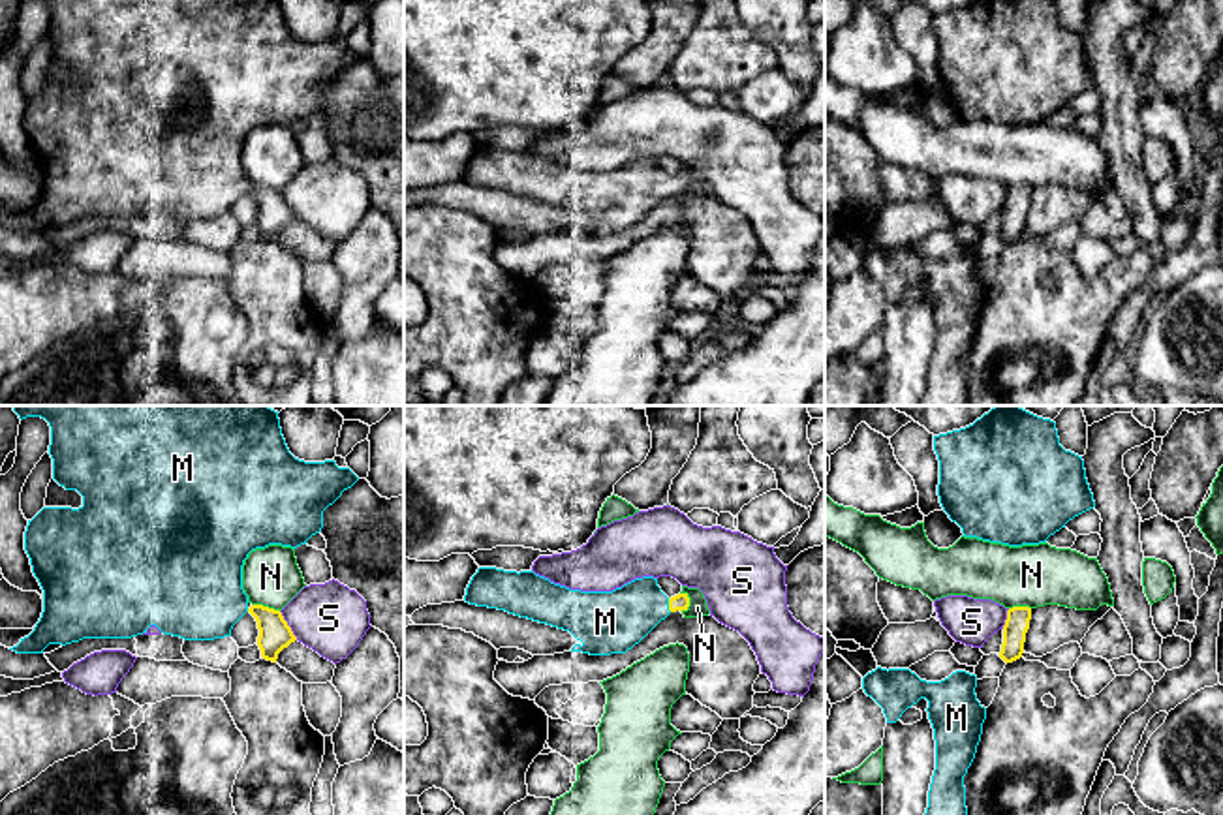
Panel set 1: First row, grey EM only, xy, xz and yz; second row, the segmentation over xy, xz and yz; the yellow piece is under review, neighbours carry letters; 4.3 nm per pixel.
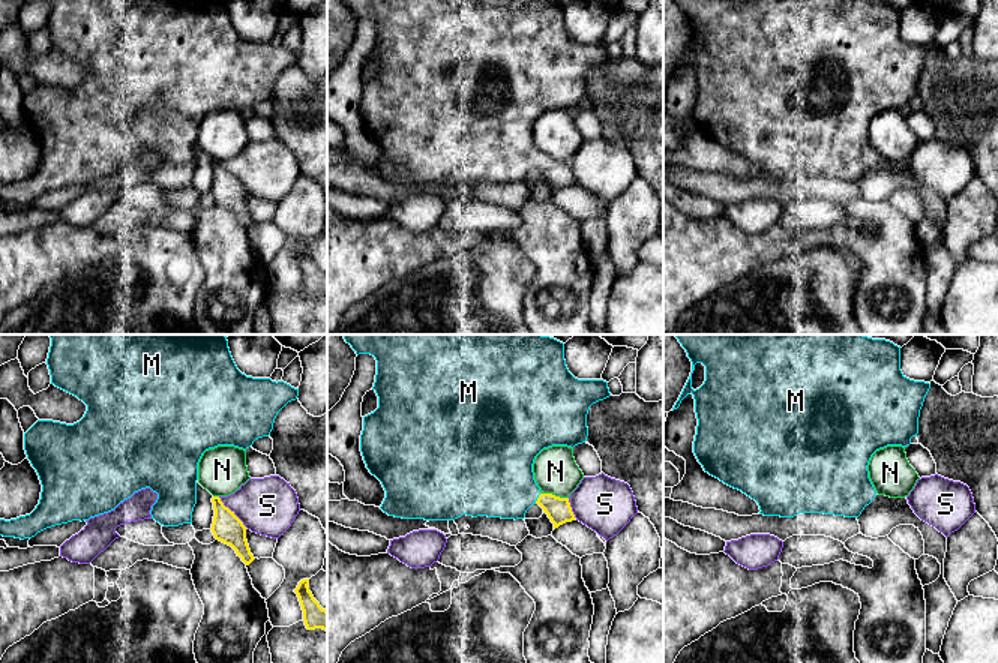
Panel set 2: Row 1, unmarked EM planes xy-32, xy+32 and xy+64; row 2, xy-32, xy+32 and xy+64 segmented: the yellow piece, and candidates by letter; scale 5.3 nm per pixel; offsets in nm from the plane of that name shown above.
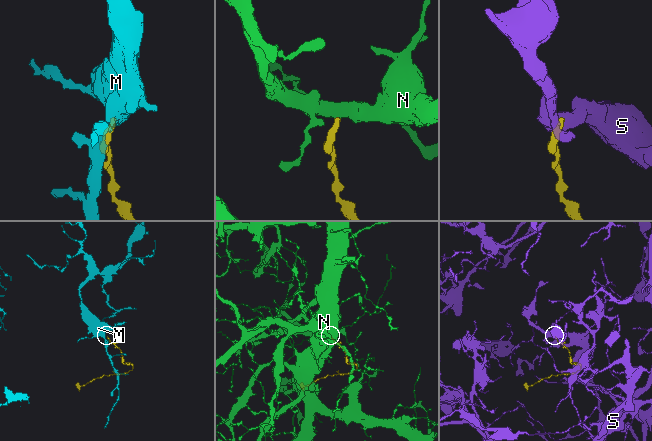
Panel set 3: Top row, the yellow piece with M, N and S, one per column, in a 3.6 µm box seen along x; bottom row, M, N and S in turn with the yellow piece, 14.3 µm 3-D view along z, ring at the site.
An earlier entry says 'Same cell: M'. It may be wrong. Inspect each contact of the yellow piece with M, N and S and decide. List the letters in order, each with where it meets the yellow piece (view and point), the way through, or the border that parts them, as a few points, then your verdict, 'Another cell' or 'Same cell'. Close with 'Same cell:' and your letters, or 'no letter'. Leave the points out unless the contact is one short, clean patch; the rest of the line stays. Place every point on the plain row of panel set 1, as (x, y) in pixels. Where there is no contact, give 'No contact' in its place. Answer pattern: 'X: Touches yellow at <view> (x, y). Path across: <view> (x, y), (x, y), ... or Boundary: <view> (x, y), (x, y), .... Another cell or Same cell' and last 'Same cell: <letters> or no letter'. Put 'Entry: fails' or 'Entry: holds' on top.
Entry: holds
M: Touches yellow at xz (669, 184). Path across: xz (681, 181), (669, 184), (639, 184), (617, 199). Same cell
N: Touches yellow at xz (688, 183). Boundary: xz (686, 171), (688, 184), (681, 190). Another cell
S: Touches yellow at xy (288, 205). Another cell
Same cell: M

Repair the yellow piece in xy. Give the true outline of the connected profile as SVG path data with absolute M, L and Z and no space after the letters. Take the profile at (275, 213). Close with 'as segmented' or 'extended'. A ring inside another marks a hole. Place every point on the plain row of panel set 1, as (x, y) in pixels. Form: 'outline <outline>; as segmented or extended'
outline M252 184L248 192L257 201L257 225L261 229L261 237L276 242L278 233L291 222L295 222L297 216L293 214L291 207L287 205L280 190L263 184Z; as segmented

